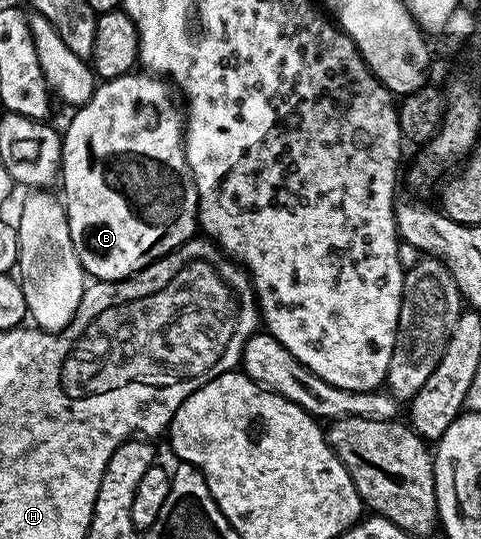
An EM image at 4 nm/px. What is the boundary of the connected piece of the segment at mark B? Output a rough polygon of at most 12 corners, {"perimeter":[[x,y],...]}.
{"perimeter":[[147,71],[63,130],[64,214],[89,278],[191,241],[186,113]]}

